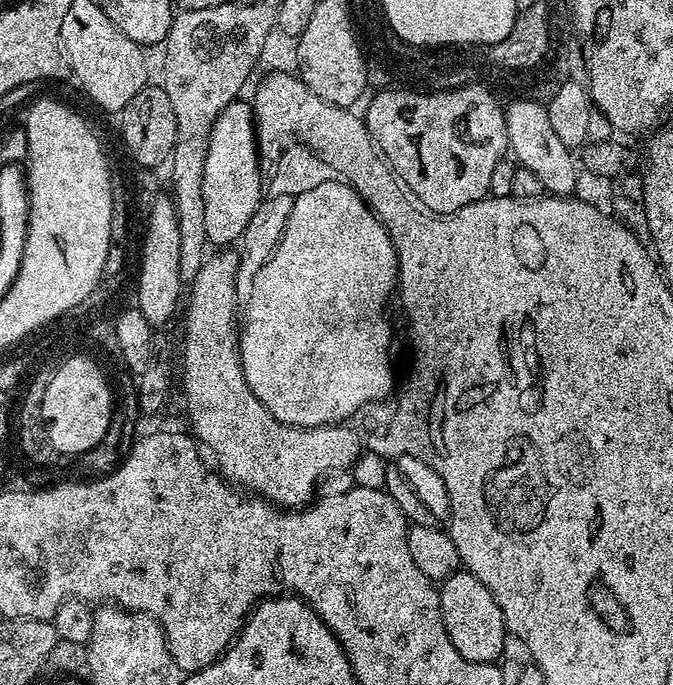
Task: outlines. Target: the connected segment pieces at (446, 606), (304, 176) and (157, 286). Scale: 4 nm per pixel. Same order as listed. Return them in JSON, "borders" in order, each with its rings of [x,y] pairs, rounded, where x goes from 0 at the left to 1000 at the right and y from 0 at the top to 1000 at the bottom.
{"borders":[[[[694,832],[676,835],[669,844],[663,844],[652,860],[657,908],[663,914],[669,937],[675,937],[675,949],[681,949],[681,955],[686,955],[686,961],[698,966],[730,969],[741,965],[750,956],[752,918],[749,898],[734,867],[728,867],[728,861],[722,861],[722,855],[710,850],[707,839]]],[[[412,181],[392,184],[383,193],[383,215],[391,234],[391,255],[395,258],[395,280],[400,286],[413,283],[441,286],[452,274],[461,274],[467,266],[481,263],[484,254],[490,254],[490,269],[520,270],[522,277],[532,288],[536,288],[535,274],[529,274],[529,263],[511,251],[511,245],[499,245],[475,216],[458,210],[458,204],[450,204],[447,199],[440,199],[440,193],[418,190]]],[[[233,283],[224,288],[226,299],[220,304],[220,328],[214,333],[214,358],[208,362],[208,404],[202,409],[202,438],[208,455],[217,458],[217,464],[227,476],[244,476],[262,455],[262,442],[269,442],[270,404],[267,400],[267,361],[270,347],[264,347],[264,307],[260,291],[250,283]]]]}

